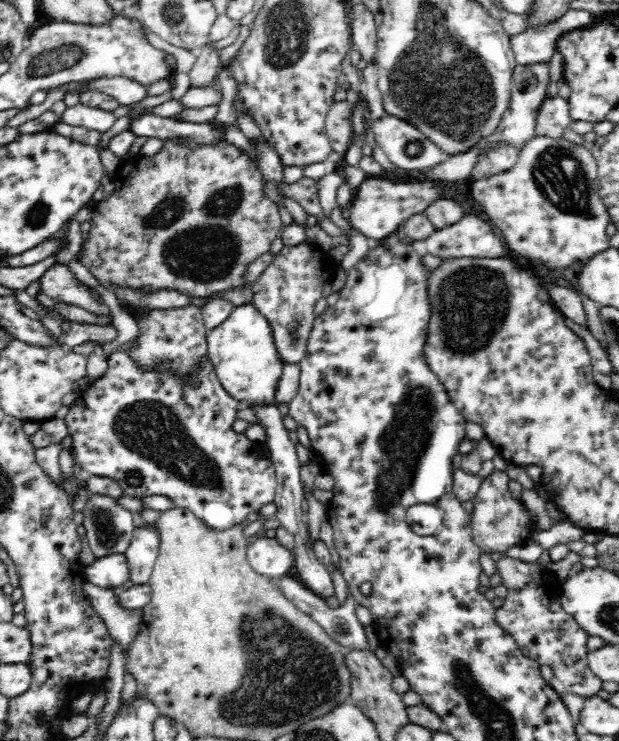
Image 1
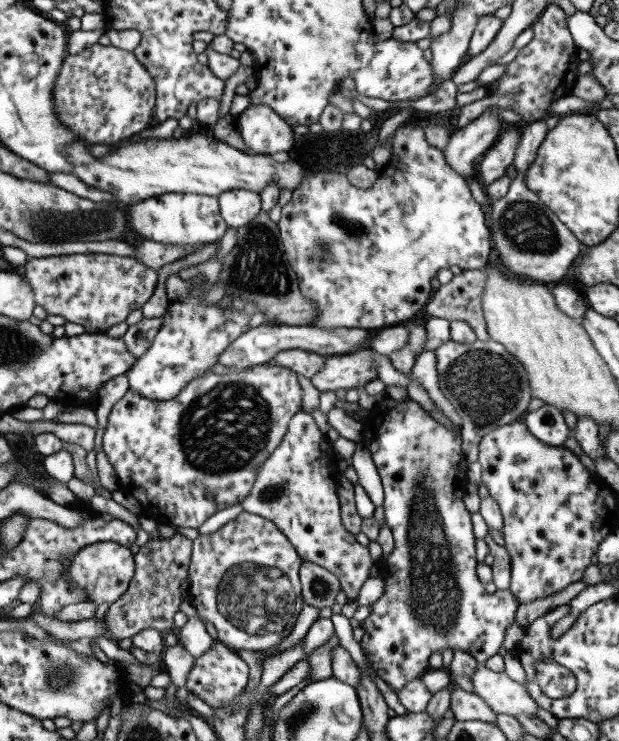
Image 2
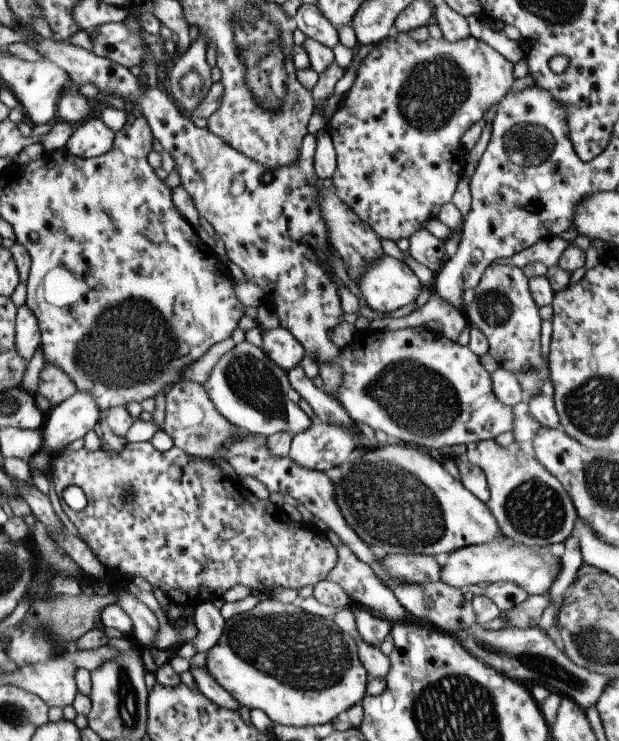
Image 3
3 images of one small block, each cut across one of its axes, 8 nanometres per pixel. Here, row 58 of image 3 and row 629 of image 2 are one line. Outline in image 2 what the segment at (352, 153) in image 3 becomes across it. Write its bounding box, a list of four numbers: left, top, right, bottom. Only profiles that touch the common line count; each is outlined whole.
[360,397,518,691]

